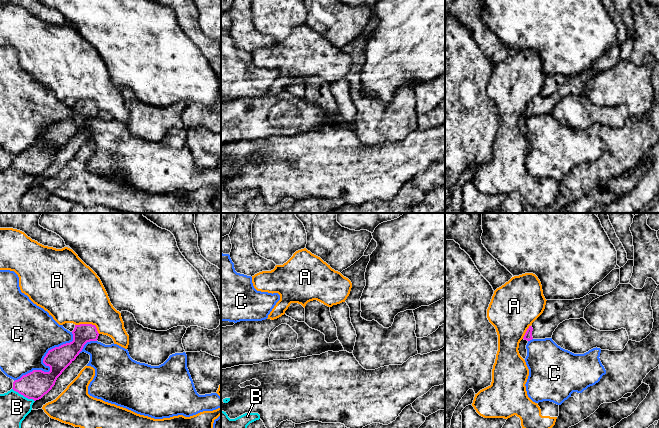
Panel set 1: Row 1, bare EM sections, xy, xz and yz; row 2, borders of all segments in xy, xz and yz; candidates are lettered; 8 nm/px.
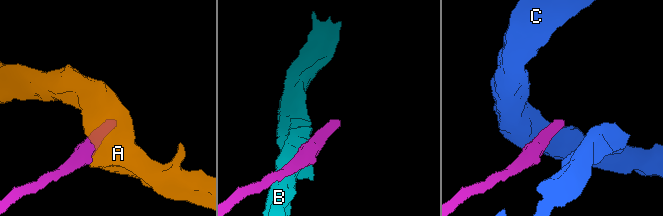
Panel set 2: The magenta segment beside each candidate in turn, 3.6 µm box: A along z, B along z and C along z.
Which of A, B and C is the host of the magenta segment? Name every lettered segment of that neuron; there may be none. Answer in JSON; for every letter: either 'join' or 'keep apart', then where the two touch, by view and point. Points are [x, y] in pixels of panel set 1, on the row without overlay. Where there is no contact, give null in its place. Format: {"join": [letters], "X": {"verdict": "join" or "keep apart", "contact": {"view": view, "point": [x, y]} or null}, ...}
{"join": [], "A": {"verdict": "keep apart", "contact": {"view": "xy", "point": [89, 100]}}, "B": {"verdict": "keep apart", "contact": {"view": "xy", "point": [23, 171]}}, "C": {"verdict": "keep apart", "contact": {"view": "xy", "point": [44, 139]}}}

